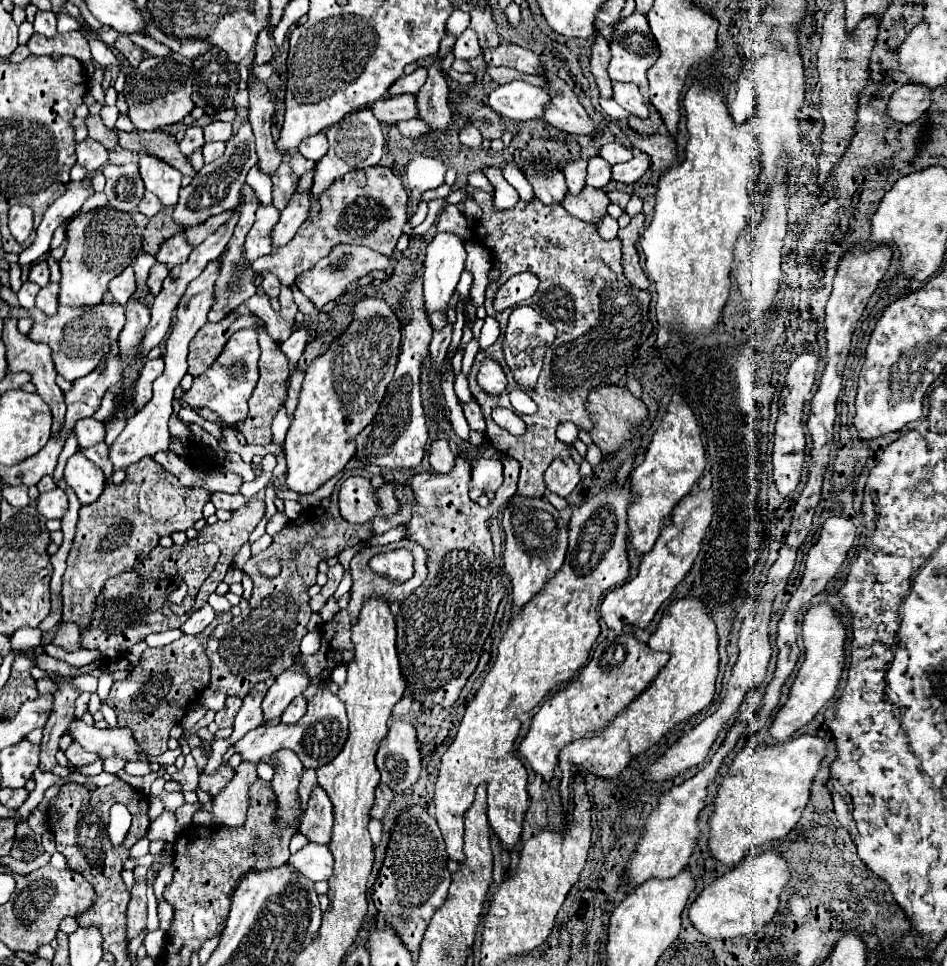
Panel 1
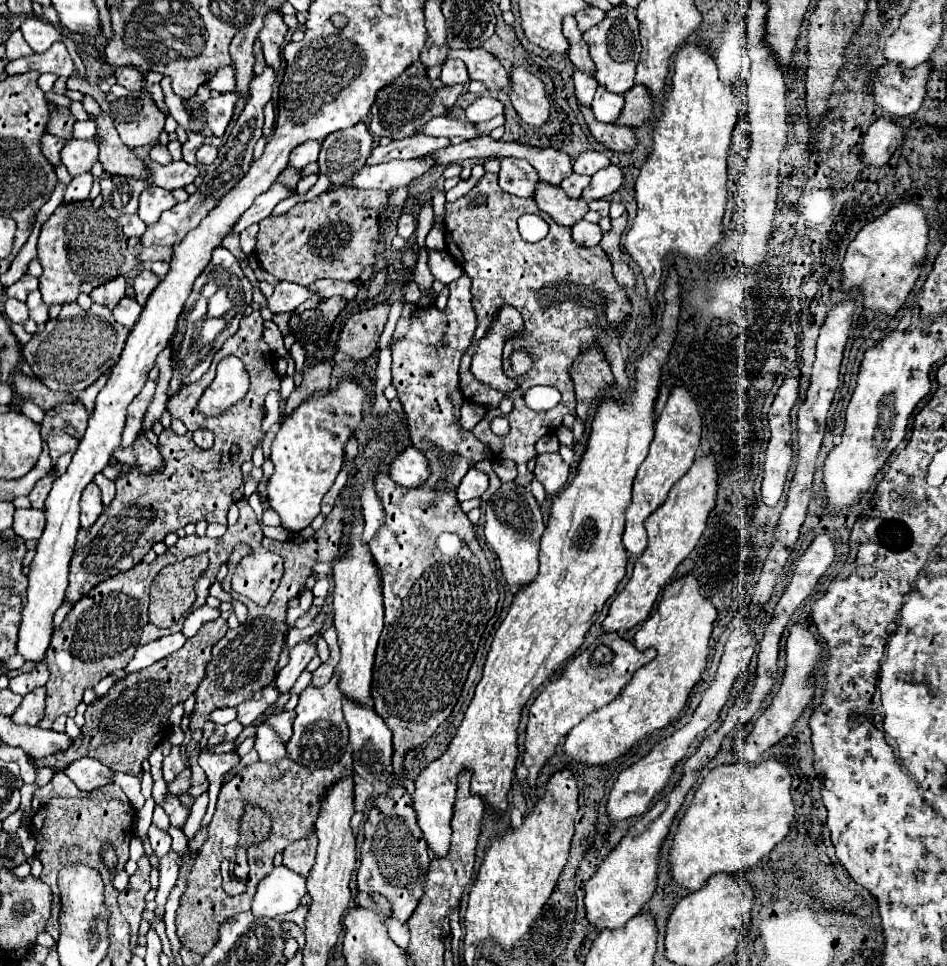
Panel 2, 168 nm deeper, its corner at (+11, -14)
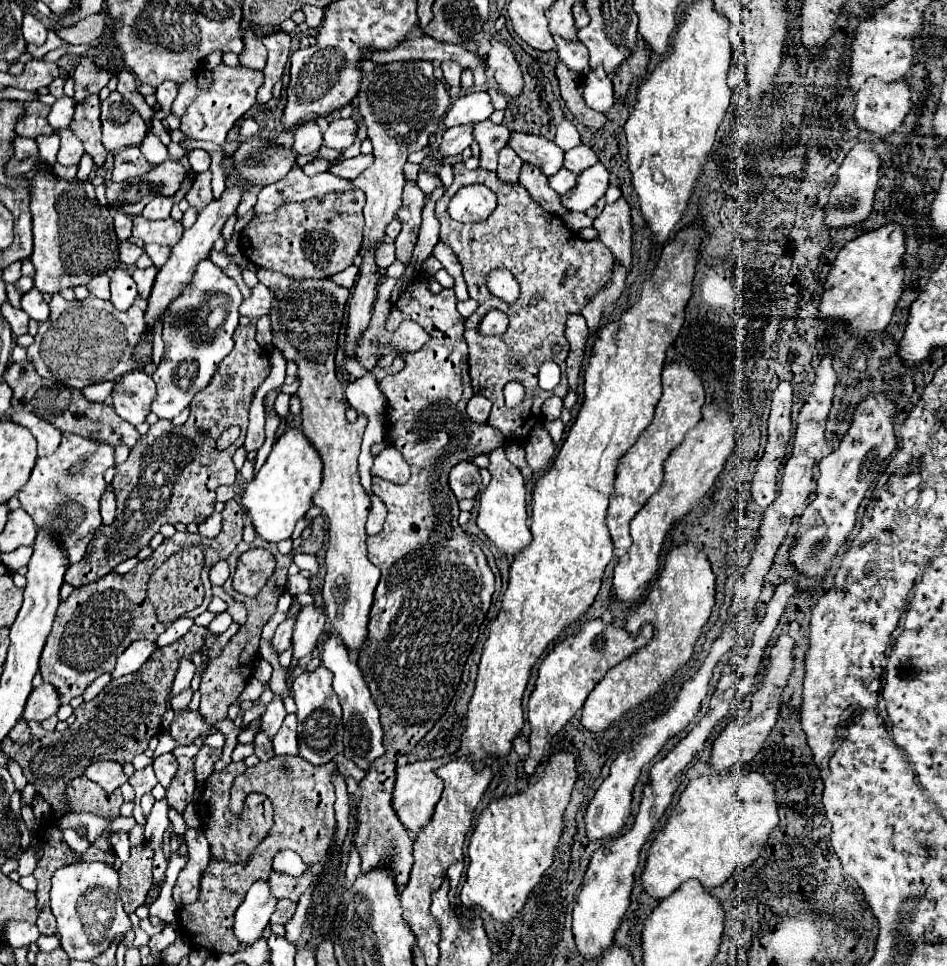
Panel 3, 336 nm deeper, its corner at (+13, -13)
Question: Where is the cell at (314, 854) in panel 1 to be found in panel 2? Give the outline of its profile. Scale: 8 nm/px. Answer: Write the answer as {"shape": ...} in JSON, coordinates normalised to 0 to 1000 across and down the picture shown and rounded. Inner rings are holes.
{"shape":[[[290,896],[273,915],[265,934],[265,944],[271,950],[288,950],[309,944],[316,932],[324,925],[322,909],[301,896]]]}

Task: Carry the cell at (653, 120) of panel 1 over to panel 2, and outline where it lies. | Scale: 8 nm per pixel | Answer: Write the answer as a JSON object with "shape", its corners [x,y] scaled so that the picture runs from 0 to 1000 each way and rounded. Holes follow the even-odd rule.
{"shape":[[[668,87],[668,91],[658,97],[658,101],[660,110],[656,114],[656,120],[652,122],[654,128],[668,133],[687,122],[687,99],[679,87]]]}

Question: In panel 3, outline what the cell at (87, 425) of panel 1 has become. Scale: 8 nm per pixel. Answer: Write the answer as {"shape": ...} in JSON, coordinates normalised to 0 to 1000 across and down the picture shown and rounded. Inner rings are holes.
{"shape":[[[14,428],[12,436],[22,438],[24,442],[29,442],[35,448],[35,452],[39,454],[41,473],[54,471],[64,459],[64,446],[60,446],[54,438],[41,434],[41,432],[33,430],[33,428]]]}

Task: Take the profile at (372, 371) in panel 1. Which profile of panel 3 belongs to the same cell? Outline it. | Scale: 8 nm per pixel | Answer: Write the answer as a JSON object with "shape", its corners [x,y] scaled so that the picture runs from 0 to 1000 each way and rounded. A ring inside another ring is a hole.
{"shape":[[[316,442],[303,444],[288,461],[280,481],[273,486],[269,496],[259,504],[254,523],[267,537],[269,550],[280,560],[299,560],[309,554],[316,537],[331,525],[331,512],[337,508],[341,498],[341,477],[337,467],[320,450]]]}

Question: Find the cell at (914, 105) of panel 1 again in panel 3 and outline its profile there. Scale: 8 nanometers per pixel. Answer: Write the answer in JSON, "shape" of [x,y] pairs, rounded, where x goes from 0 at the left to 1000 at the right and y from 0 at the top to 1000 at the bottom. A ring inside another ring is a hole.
{"shape":[[[909,146],[897,156],[897,160],[892,163],[892,167],[886,173],[882,194],[880,194],[880,198],[875,202],[875,210],[871,214],[871,220],[873,220],[871,233],[873,235],[884,235],[884,237],[897,235],[897,233],[909,231],[920,220],[922,202],[924,202],[926,187],[928,187],[928,173],[930,173],[930,165],[924,158],[920,146]]]}

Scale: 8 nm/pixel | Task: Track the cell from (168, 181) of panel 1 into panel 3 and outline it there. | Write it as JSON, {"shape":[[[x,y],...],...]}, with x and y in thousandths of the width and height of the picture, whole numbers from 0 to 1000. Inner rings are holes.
{"shape":[[[164,202],[162,208],[157,208],[151,216],[151,225],[155,227],[176,227],[183,214],[183,204],[174,204],[174,202]]]}

